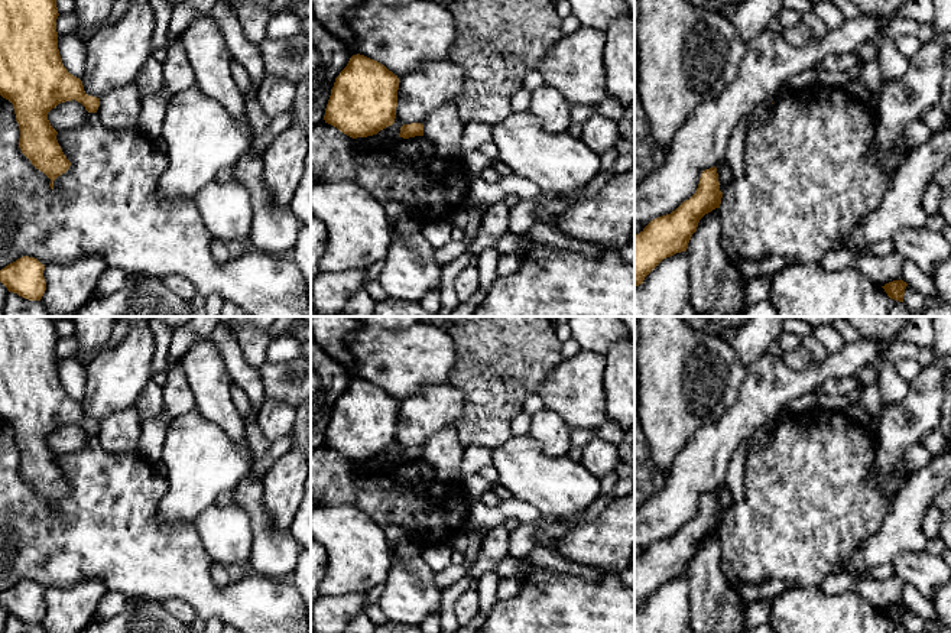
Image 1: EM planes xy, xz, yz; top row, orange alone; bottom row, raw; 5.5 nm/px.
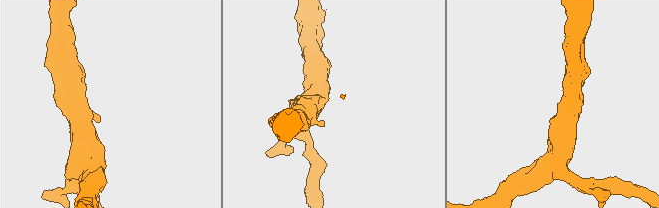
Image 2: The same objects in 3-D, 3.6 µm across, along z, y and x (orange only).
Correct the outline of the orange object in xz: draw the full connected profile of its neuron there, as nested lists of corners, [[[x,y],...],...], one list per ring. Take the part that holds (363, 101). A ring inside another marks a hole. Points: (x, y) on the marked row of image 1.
[[[353,55],[335,78],[325,123],[357,139],[377,134],[396,119],[399,78],[380,62]]]

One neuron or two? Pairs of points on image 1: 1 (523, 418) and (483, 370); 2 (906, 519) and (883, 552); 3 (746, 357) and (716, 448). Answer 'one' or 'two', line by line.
1: two
2: one
3: two

